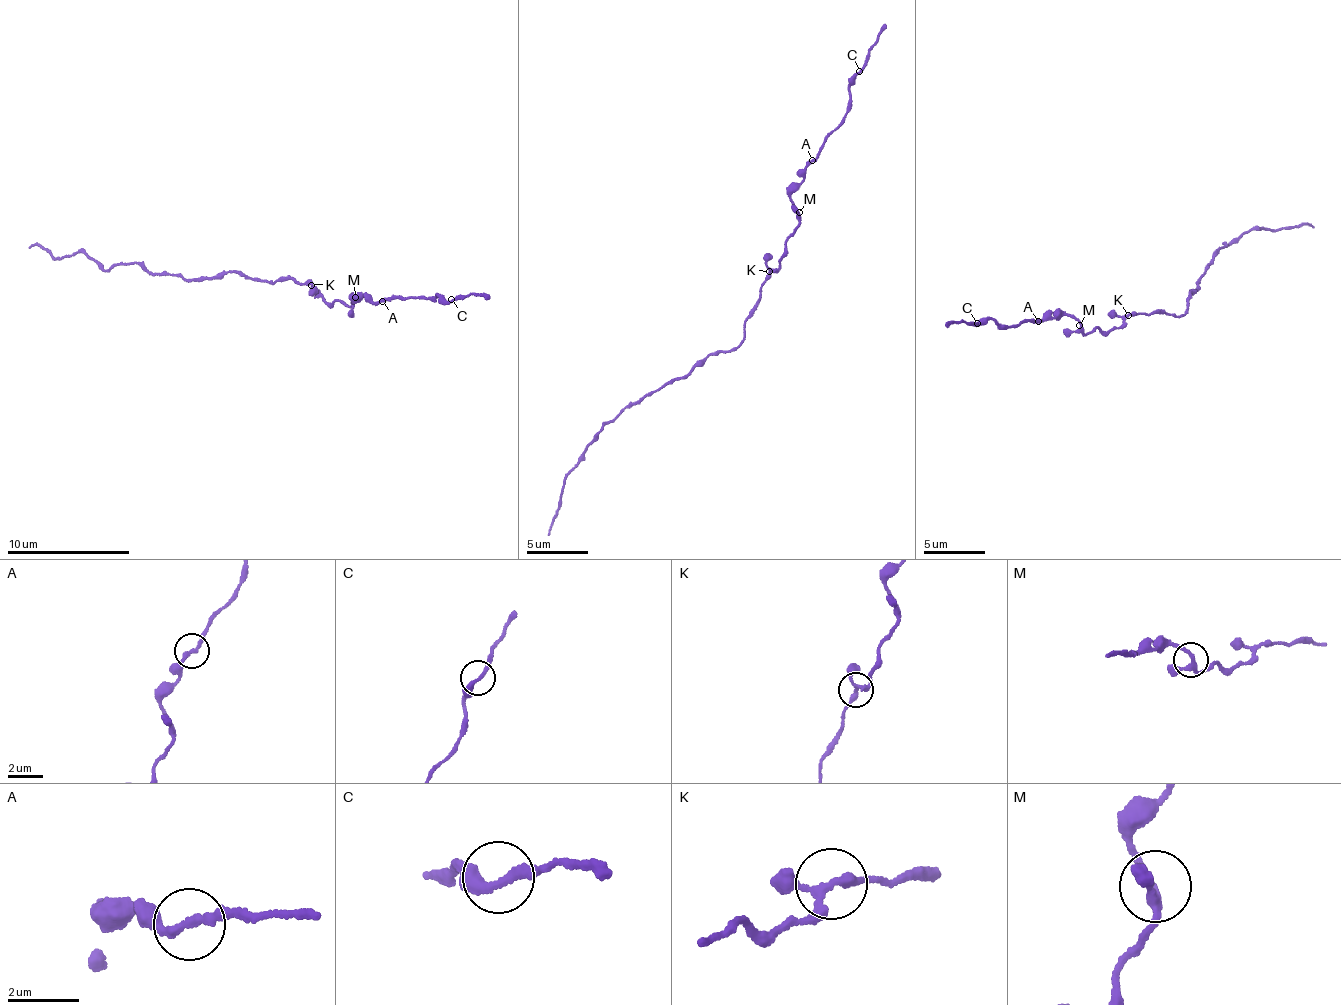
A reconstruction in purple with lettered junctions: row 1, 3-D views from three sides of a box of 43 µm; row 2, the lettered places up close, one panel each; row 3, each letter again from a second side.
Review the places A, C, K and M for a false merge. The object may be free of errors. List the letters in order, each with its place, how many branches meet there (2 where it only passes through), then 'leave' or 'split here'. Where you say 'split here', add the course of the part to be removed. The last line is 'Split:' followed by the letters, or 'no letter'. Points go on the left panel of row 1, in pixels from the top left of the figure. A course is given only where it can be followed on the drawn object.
A: at (382, 301); 2 branches meet; leave
C: at (451, 299); 2 branches meet; leave
K: at (311, 285); 3 branches meet; leave
M: at (355, 297); 3 branches meet; leave
Split: no letter

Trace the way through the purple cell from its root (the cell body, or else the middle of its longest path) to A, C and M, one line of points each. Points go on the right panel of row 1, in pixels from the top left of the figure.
A: (1156, 313), (1127, 315), (1120, 329), (1105, 332), (1094, 328), (1087, 334), (1069, 315), (1052, 315), (1038, 321)
C: (1156, 313), (1127, 315), (1120, 329), (1094, 328), (1087, 334), (1069, 315), (1014, 327), (990, 319), (977, 323)
M: (1156, 313), (1127, 315), (1120, 329), (1105, 332), (1094, 328), (1087, 334), (1079, 325)

